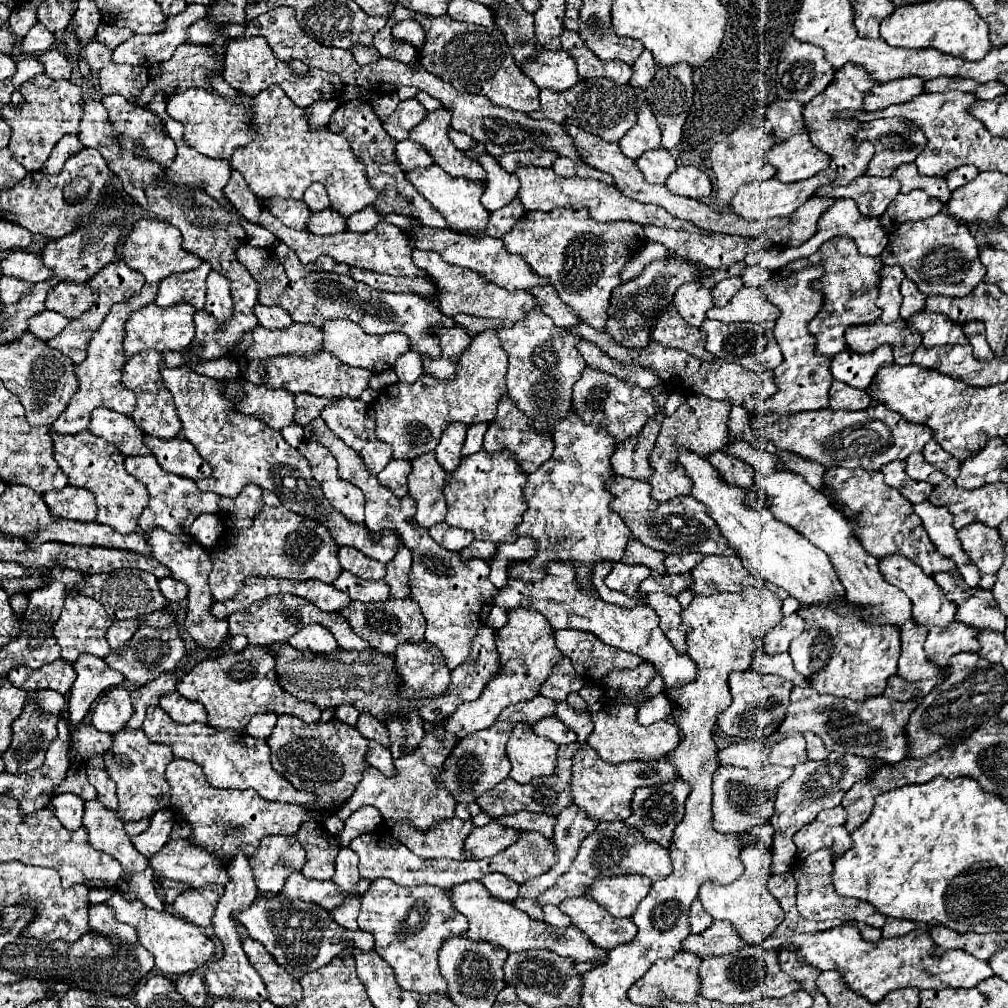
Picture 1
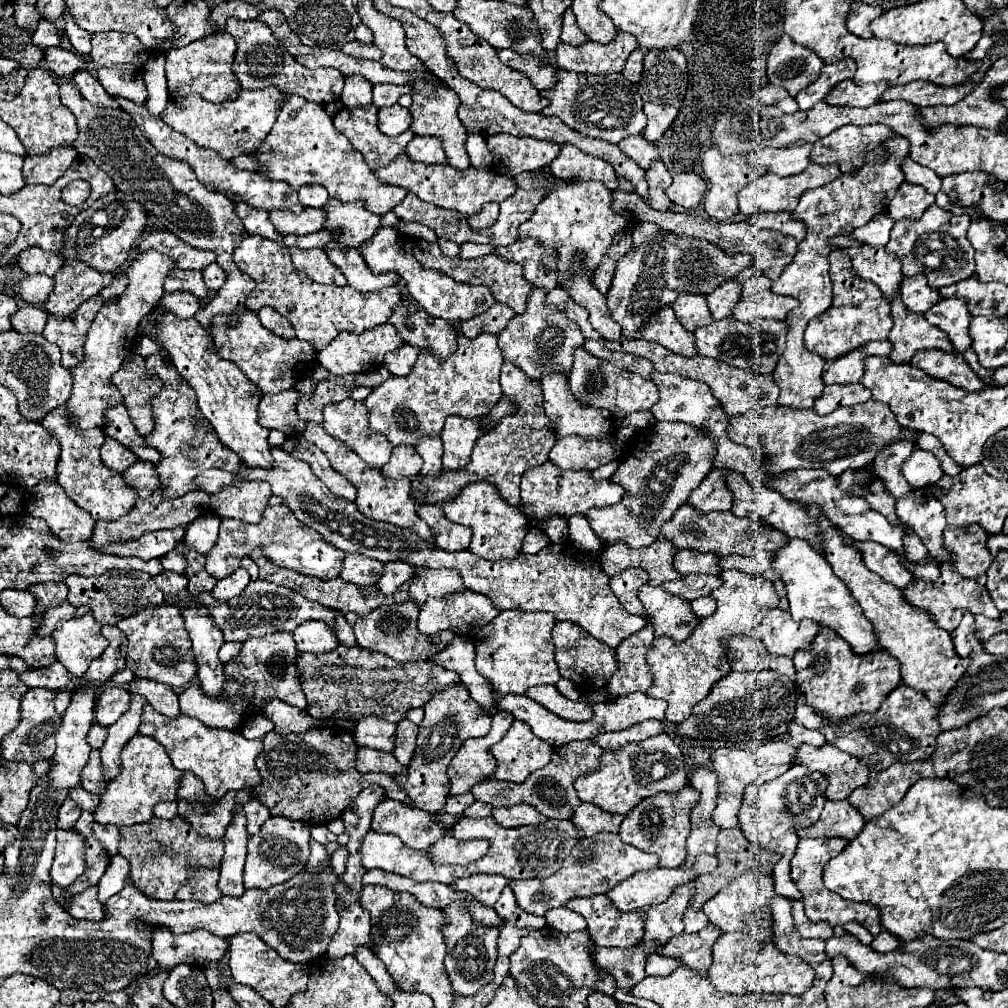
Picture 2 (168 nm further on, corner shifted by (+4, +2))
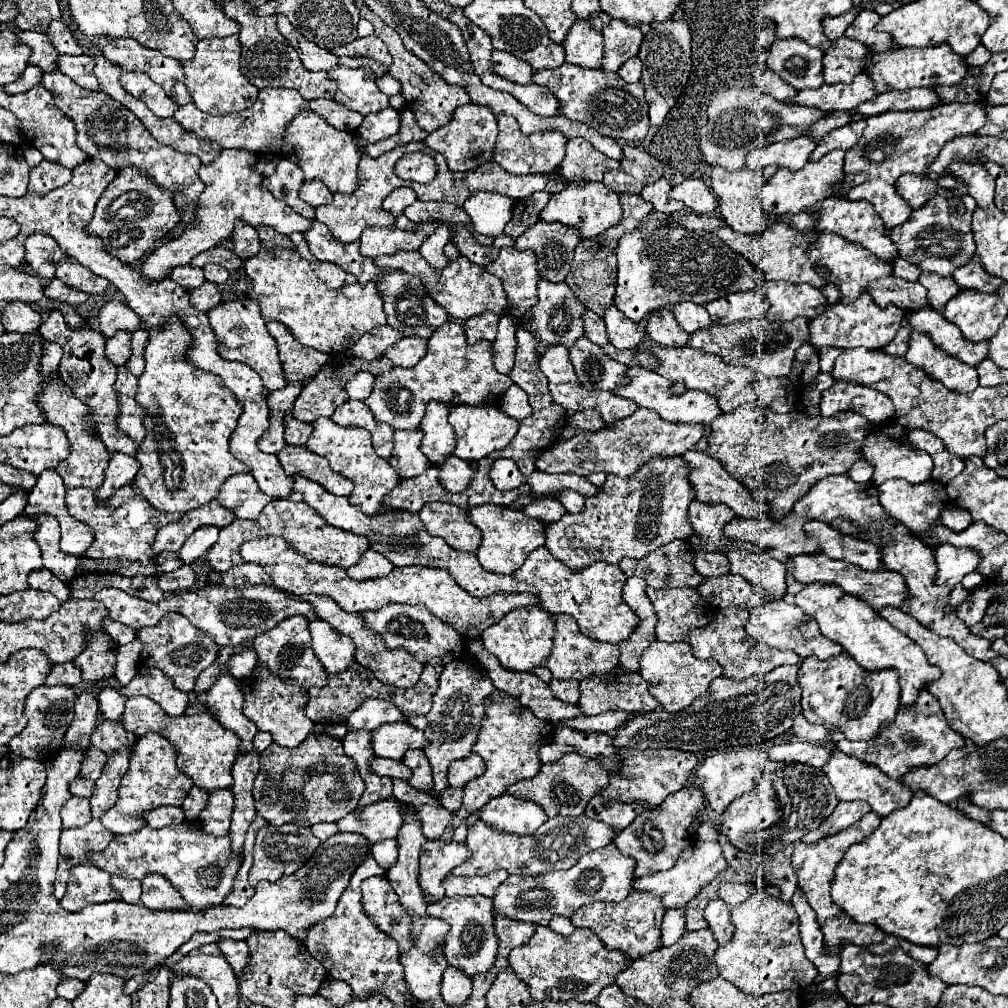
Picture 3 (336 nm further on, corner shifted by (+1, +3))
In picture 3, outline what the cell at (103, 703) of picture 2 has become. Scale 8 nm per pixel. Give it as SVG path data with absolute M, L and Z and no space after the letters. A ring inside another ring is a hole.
M103 688L97 696L97 702L99 702L99 710L103 714L103 718L107 720L119 720L123 710L125 710L125 696L115 690L115 688Z

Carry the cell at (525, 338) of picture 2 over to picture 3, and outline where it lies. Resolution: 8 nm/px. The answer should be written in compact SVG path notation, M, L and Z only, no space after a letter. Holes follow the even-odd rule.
M539 280L539 302L527 310L527 314L521 318L521 324L525 330L531 330L533 334L539 336L539 356L545 352L545 346L551 344L565 344L573 346L577 338L581 338L583 332L583 316L585 306L575 298L573 290L565 282L549 282L549 280Z

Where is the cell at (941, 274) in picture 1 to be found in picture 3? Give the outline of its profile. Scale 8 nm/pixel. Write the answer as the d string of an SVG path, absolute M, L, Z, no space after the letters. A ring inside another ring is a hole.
M935 196L927 200L921 208L911 212L911 218L895 226L891 230L891 242L897 246L899 256L907 262L913 262L917 268L925 272L935 272L941 276L953 274L959 266L969 262L969 258L975 254L975 242L971 234L971 212L961 210L959 202L955 198L947 196ZM953 204L953 214L951 214Z

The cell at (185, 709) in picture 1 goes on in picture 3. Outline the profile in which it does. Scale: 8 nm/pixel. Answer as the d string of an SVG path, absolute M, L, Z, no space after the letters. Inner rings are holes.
M153 666L141 668L139 674L119 692L127 698L137 696L137 694L147 696L153 702L157 702L169 716L181 716L185 708L189 706L189 696L181 692L179 688L175 688L173 680L165 672Z

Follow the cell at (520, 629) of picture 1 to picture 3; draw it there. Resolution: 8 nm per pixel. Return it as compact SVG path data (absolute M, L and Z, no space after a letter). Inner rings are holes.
M529 606L529 610L513 610L501 622L489 626L481 634L485 650L499 658L499 662L513 672L531 672L535 666L545 666L545 658L553 646L553 614L541 606Z

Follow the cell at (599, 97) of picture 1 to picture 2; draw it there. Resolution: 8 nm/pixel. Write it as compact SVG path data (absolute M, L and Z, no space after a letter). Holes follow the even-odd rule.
M560 71L556 87L540 93L544 99L550 101L550 105L540 111L542 115L556 115L568 127L586 137L618 143L628 135L642 133L646 127L646 115L642 111L642 97L638 93L638 85L630 83L622 73L588 75L588 73Z

